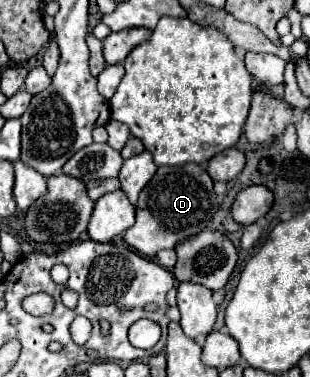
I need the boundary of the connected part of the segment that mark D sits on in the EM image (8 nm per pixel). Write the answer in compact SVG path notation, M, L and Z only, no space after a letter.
M201 164L185 166L161 166L149 184L141 190L135 204L137 220L133 228L125 232L125 242L139 250L147 258L155 258L163 248L175 248L175 244L205 230L207 222L219 210L213 180Z

